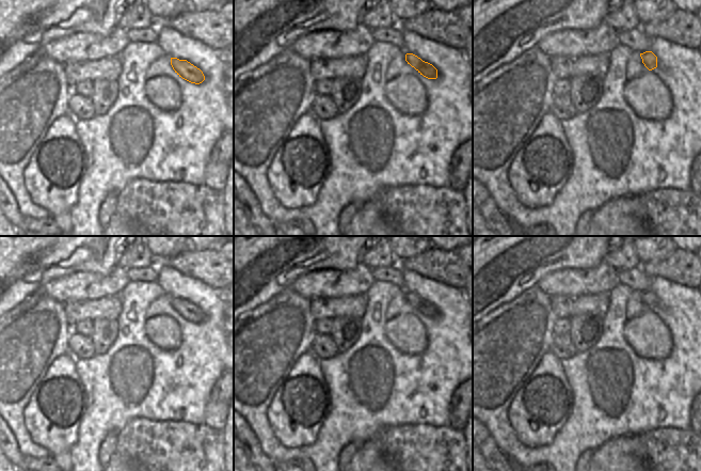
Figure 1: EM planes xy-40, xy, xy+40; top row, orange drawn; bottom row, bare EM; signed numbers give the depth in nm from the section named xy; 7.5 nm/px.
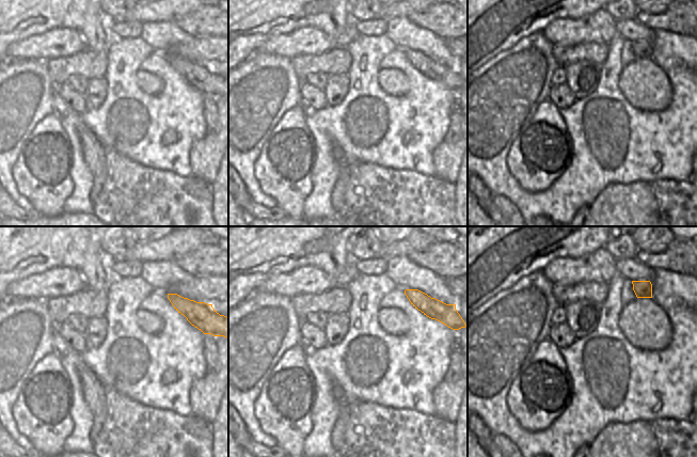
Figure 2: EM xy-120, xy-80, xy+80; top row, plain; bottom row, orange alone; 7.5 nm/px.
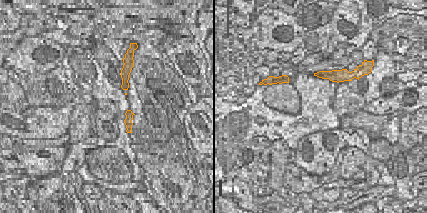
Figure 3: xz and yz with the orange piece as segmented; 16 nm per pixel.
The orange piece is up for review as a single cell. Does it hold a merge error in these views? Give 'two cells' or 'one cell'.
one cell

